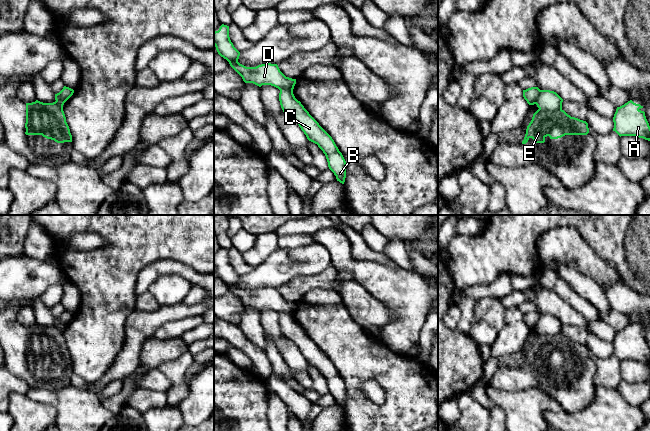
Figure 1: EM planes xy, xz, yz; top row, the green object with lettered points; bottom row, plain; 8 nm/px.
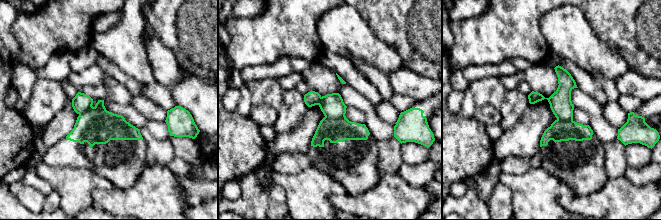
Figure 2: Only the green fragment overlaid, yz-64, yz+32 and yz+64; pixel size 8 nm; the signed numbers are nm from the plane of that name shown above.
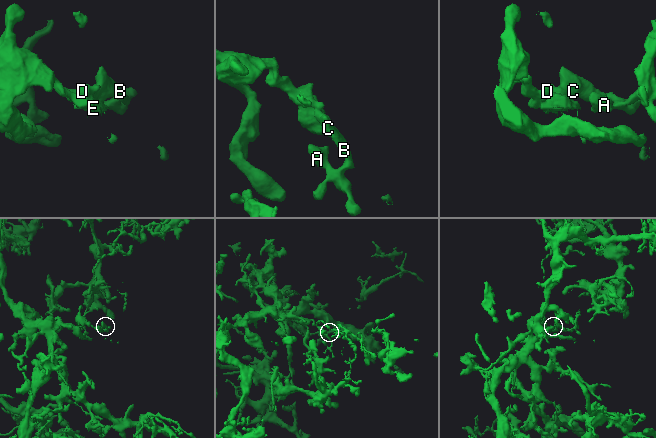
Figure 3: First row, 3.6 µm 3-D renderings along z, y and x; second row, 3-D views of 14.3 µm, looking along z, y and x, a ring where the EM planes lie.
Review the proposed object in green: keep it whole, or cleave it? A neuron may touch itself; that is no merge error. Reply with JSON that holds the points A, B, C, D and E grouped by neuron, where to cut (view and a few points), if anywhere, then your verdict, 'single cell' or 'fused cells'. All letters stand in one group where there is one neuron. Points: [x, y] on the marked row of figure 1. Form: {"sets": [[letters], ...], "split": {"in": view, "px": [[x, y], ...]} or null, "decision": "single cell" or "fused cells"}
{"sets": [["A", "B", "C", "E"], ["D"]], "split": {"in": "yz", "px": [[541, 90], [535, 103]]}, "decision": "fused cells"}

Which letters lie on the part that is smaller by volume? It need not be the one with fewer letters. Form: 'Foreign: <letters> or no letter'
Foreign: A, B, C, E

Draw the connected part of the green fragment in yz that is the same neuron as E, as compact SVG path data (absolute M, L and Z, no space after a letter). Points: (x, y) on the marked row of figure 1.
M541 90L536 105L539 108L527 126L522 144L530 138L536 143L544 143L547 136L558 139L565 135L587 135L588 123L571 117L562 109L563 99L554 91Z

